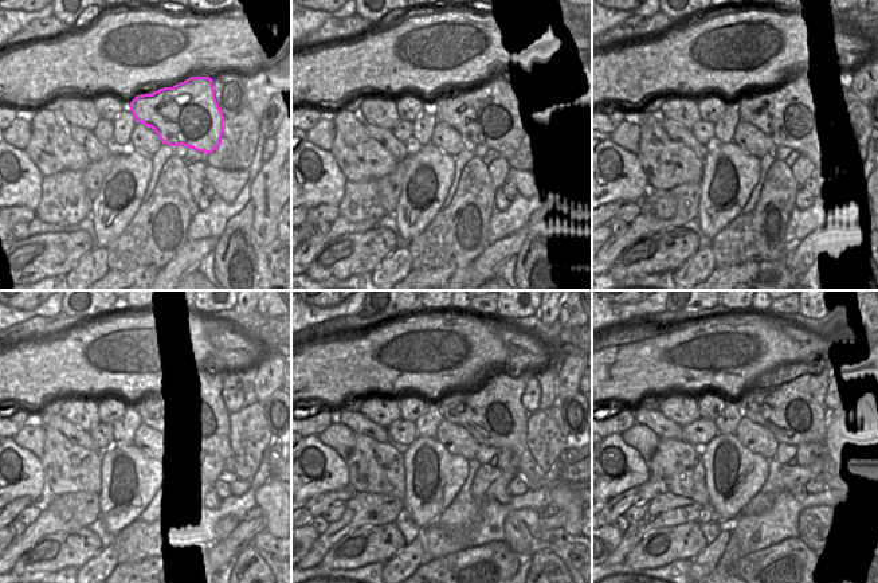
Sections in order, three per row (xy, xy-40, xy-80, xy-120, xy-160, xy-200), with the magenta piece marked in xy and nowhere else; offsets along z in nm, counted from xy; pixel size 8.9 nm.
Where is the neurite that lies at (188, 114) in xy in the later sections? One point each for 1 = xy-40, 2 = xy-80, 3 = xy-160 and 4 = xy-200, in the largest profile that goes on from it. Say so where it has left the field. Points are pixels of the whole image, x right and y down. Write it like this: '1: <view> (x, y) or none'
1: xy-40 (489, 114)
2: xy-80 (784, 114)
3: xy-160 (493, 414)
4: xy-200 (794, 411)

